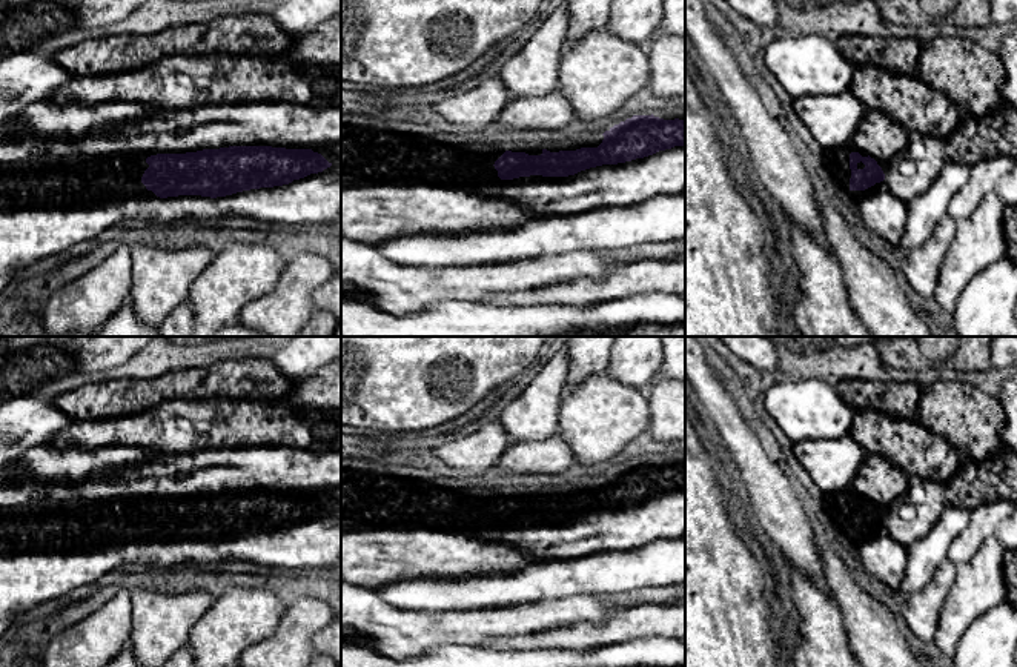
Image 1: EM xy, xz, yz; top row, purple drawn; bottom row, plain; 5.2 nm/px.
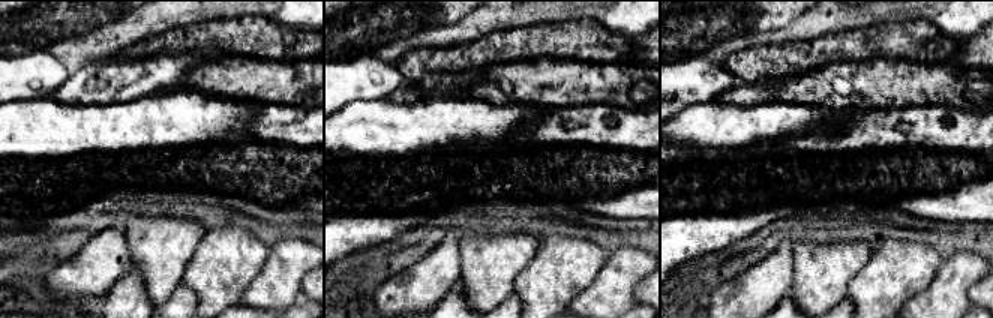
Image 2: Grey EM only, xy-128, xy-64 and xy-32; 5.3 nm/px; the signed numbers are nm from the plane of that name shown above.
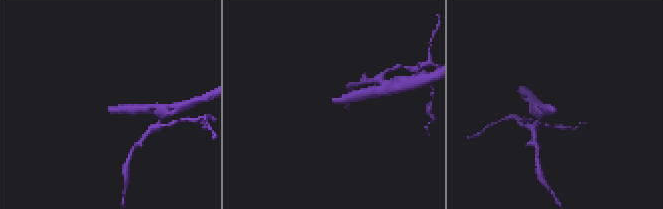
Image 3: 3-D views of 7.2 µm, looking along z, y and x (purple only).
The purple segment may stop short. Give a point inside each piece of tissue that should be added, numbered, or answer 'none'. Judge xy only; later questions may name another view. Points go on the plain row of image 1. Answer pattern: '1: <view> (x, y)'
1: xy (77, 526)

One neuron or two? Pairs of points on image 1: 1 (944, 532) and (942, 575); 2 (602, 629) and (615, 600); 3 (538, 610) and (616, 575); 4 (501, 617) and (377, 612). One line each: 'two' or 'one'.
1: two
2: two
3: two
4: one

